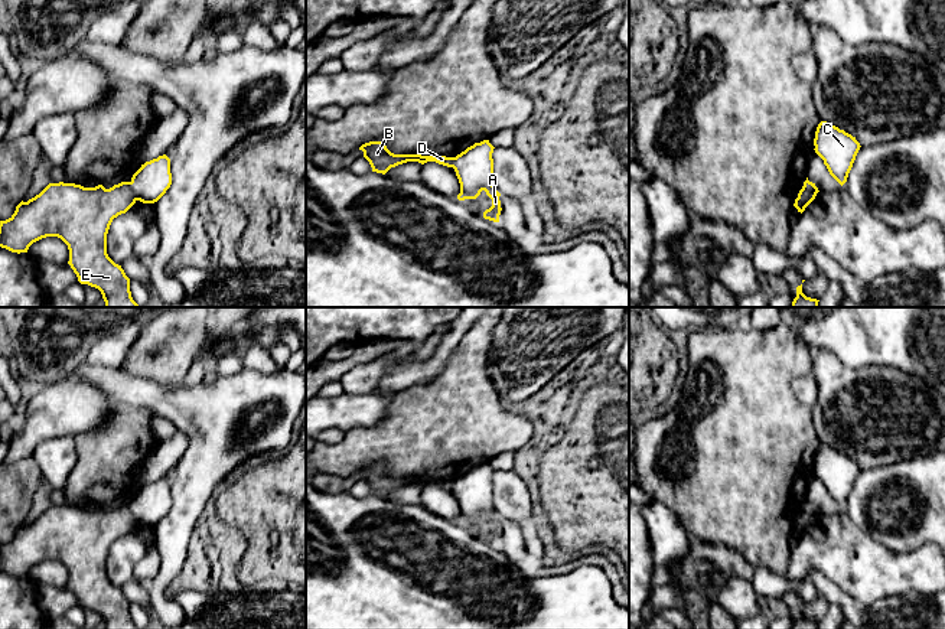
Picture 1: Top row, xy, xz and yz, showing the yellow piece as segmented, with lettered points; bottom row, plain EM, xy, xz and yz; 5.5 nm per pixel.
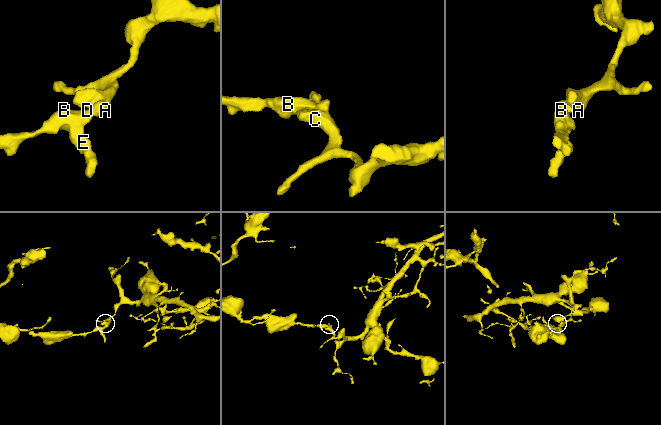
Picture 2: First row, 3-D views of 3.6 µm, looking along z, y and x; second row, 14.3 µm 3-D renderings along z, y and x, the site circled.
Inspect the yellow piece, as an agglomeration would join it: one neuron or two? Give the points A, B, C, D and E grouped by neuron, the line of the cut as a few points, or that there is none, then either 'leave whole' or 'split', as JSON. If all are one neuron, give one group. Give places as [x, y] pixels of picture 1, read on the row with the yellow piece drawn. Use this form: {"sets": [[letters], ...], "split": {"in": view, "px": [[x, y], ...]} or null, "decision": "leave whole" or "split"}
{"sets": [["A", "C"], ["B", "D", "E"]], "split": {"in": "xy", "px": [[129, 182], [137, 199]]}, "decision": "split"}

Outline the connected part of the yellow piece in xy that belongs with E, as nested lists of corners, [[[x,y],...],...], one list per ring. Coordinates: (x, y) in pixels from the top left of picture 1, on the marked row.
[[[130,182],[110,189],[49,183],[35,198],[22,201],[9,219],[0,221],[0,247],[20,254],[42,238],[58,237],[68,245],[68,264],[78,281],[98,289],[105,307],[140,307],[131,297],[130,278],[107,254],[113,219],[136,201]]]

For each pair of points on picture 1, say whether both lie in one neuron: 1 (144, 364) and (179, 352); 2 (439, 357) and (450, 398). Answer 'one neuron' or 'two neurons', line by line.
1: one neuron
2: two neurons

